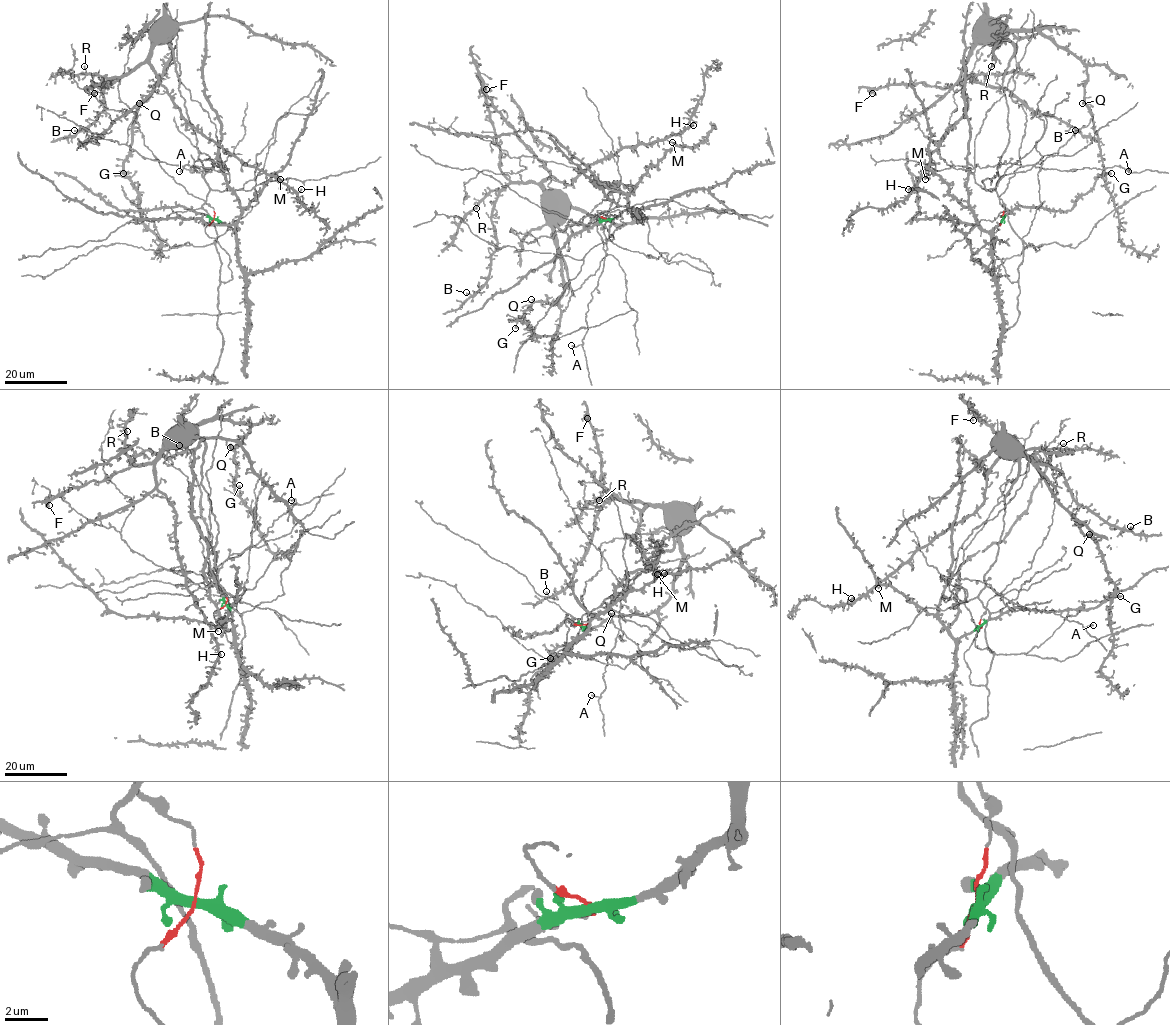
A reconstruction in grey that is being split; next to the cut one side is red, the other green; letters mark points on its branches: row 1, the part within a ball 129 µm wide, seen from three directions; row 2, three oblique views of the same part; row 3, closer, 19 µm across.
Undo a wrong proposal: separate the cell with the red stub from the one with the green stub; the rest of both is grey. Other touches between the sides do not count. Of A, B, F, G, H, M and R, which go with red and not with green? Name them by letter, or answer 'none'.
B, F, G, H, M, R

